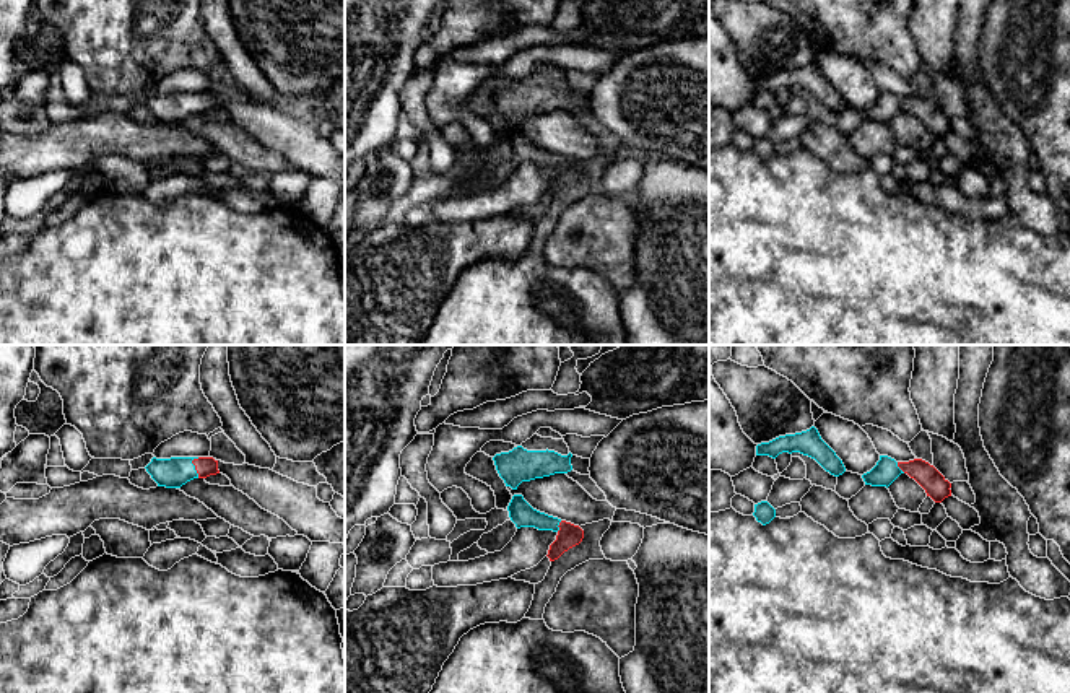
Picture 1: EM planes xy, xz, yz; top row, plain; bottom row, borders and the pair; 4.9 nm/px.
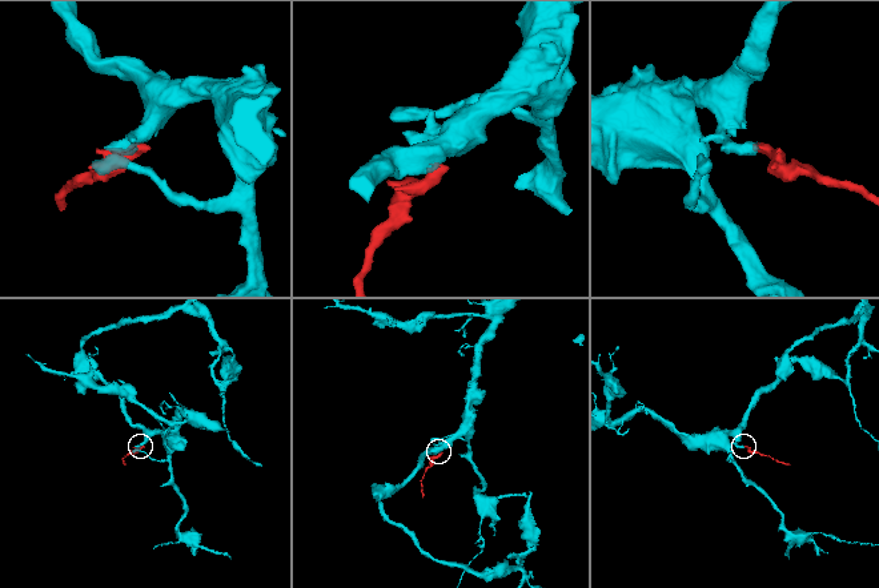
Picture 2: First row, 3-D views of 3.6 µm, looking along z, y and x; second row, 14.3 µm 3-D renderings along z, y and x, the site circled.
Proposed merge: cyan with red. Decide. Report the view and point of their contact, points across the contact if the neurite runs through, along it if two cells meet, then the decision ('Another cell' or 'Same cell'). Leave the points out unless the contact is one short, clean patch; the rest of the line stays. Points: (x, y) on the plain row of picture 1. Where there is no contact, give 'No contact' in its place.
Touches cyan at xy (194, 103). Path across: xy (174, 108), (194, 103), (205, 101). Same cell

